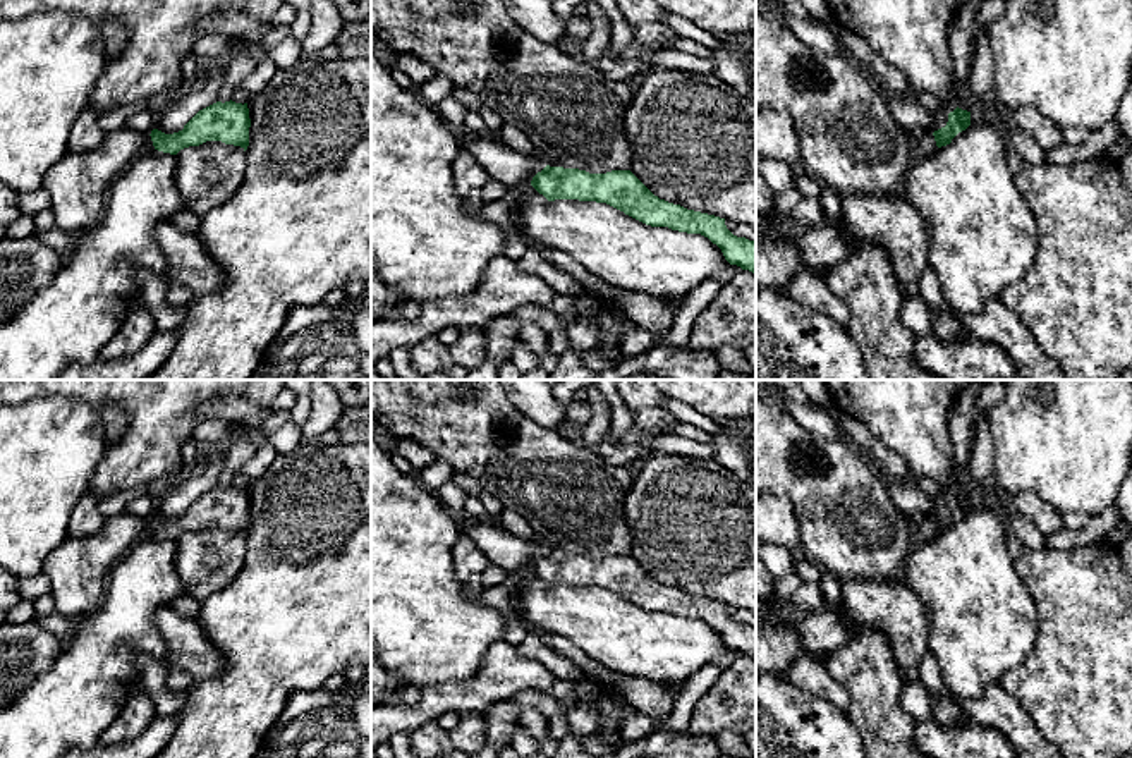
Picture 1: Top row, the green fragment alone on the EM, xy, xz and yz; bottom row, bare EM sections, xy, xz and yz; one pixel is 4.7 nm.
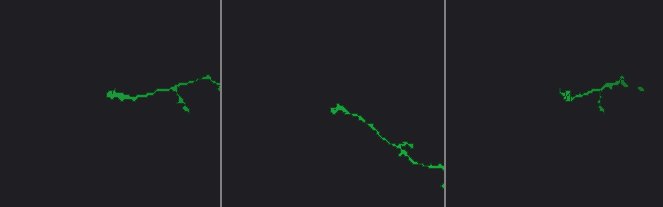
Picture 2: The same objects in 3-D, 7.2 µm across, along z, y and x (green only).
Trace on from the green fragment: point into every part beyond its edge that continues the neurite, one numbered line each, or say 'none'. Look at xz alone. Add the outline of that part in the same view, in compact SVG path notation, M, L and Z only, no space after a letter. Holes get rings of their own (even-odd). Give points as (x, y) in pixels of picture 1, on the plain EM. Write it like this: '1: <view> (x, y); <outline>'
1: xz (502, 549); M479 523L460 533L483 552L490 564L502 567L505 572L531 567L546 552L543 545L527 543L502 526Z

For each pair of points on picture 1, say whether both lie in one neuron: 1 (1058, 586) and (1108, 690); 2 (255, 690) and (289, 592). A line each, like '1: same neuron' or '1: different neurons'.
1: same neuron
2: same neuron

